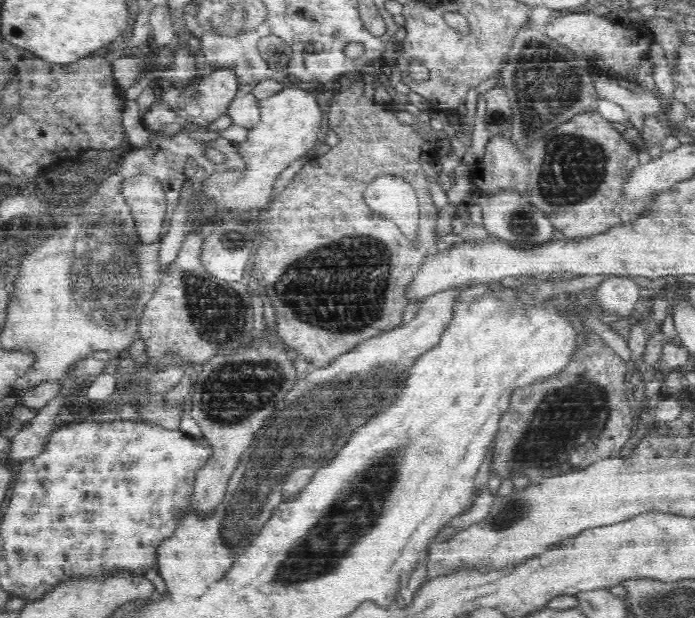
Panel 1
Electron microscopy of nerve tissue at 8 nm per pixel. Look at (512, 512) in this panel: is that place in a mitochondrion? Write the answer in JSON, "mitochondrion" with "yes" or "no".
{"mitochondrion":"yes"}

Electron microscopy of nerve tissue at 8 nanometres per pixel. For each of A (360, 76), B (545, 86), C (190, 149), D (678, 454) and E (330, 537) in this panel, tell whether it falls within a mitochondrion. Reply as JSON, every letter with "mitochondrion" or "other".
{"A":"other","B":"mitochondrion","C":"other","D":"mitochondrion","E":"mitochondrion"}

